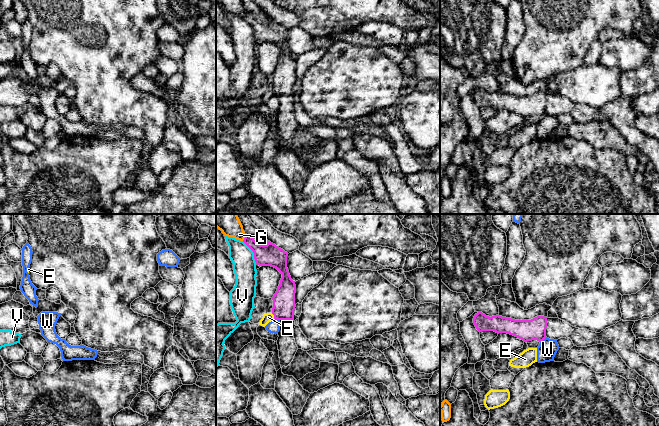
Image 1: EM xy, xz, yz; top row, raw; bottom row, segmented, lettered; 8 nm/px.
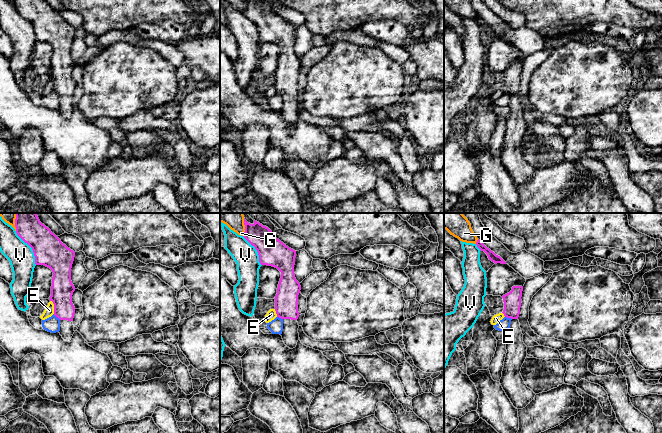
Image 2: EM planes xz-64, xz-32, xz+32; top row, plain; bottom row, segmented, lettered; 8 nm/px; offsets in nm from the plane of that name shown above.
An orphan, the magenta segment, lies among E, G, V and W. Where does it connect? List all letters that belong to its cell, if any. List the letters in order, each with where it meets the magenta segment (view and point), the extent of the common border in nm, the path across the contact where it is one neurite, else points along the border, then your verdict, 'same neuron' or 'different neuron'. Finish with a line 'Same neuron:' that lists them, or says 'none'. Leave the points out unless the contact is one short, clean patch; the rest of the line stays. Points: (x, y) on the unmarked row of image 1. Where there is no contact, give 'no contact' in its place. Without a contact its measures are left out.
E: contact xz (274, 92); length 50 nm; border xz (271, 89), (274, 94); different neuron
G: contact xz (245, 13); length 60 nm; different neuron
V: contact xz (253, 28); length 220 nm; different neuron
W: contact yz (543, 115); length 70 nm; border yz (546, 113), (540, 118); different neuron
Same neuron: none

